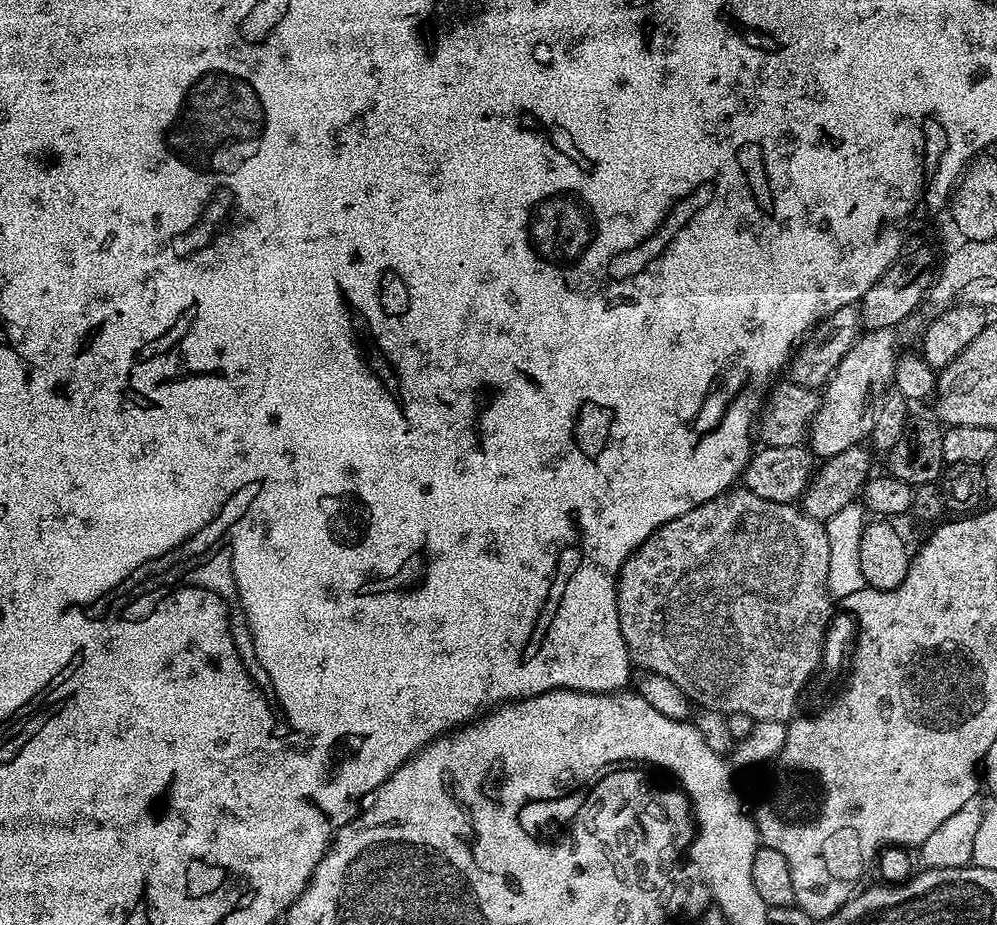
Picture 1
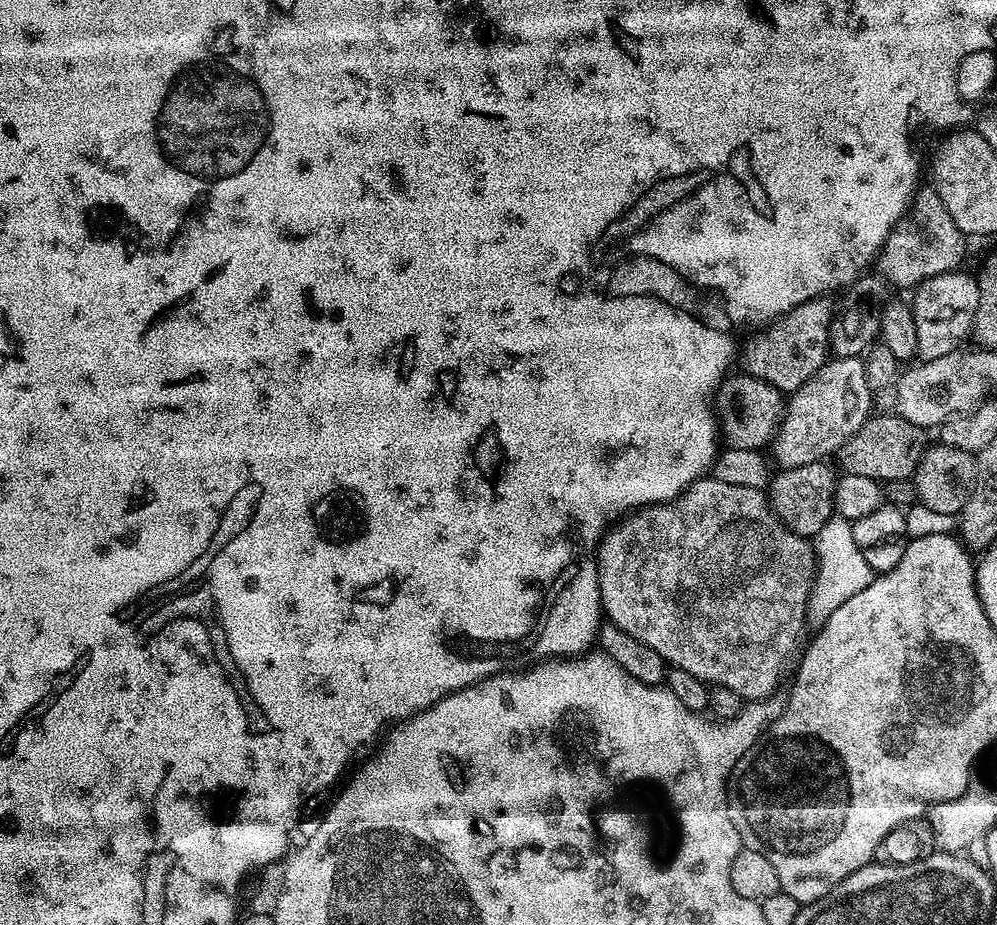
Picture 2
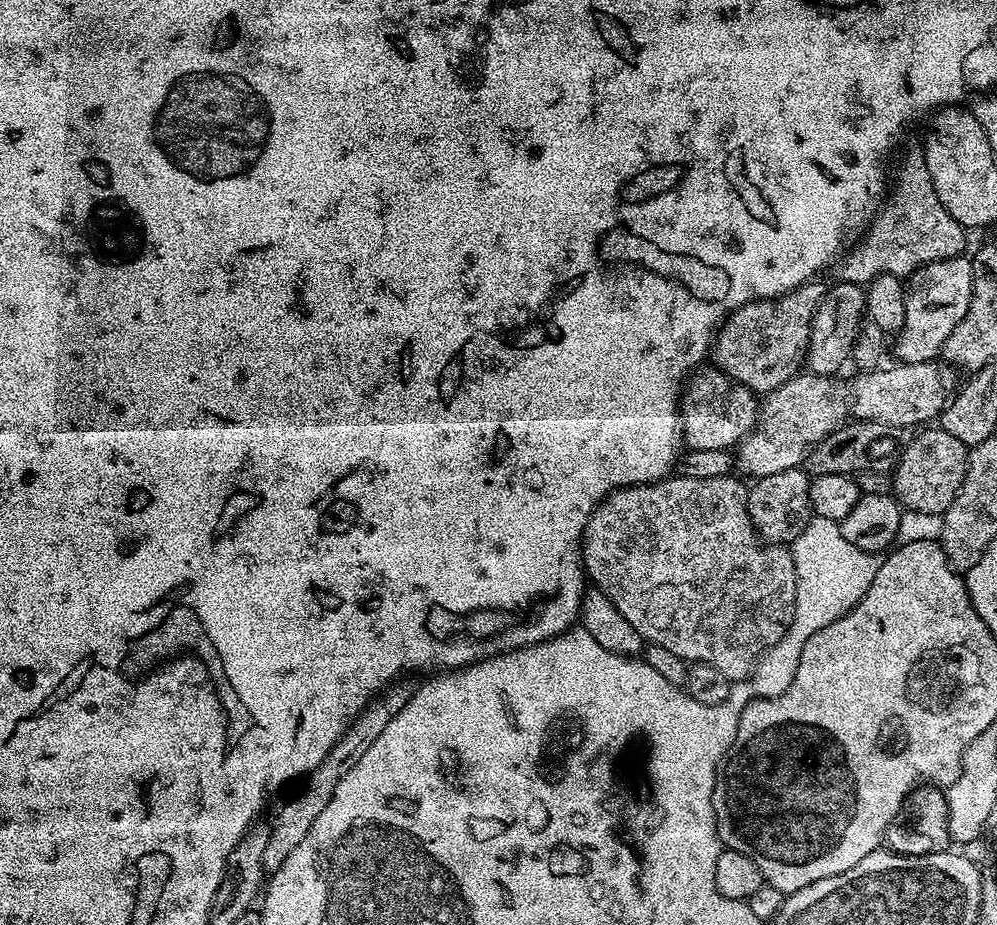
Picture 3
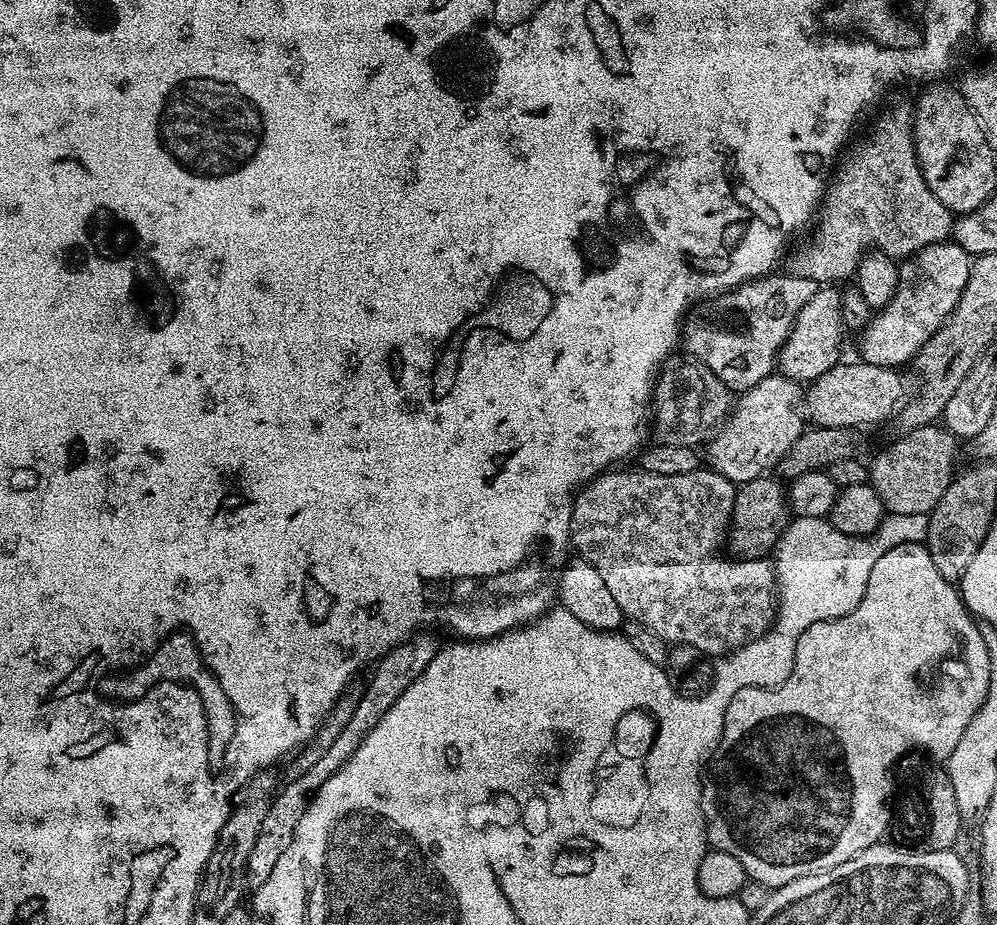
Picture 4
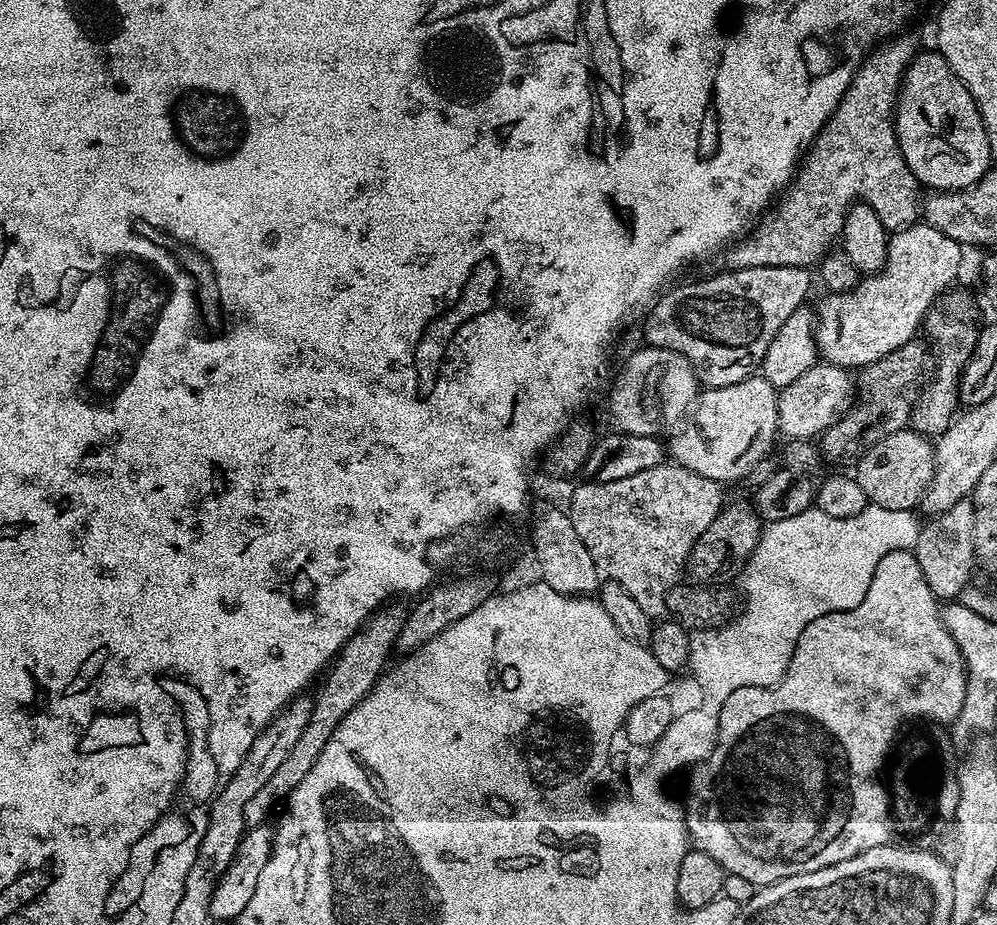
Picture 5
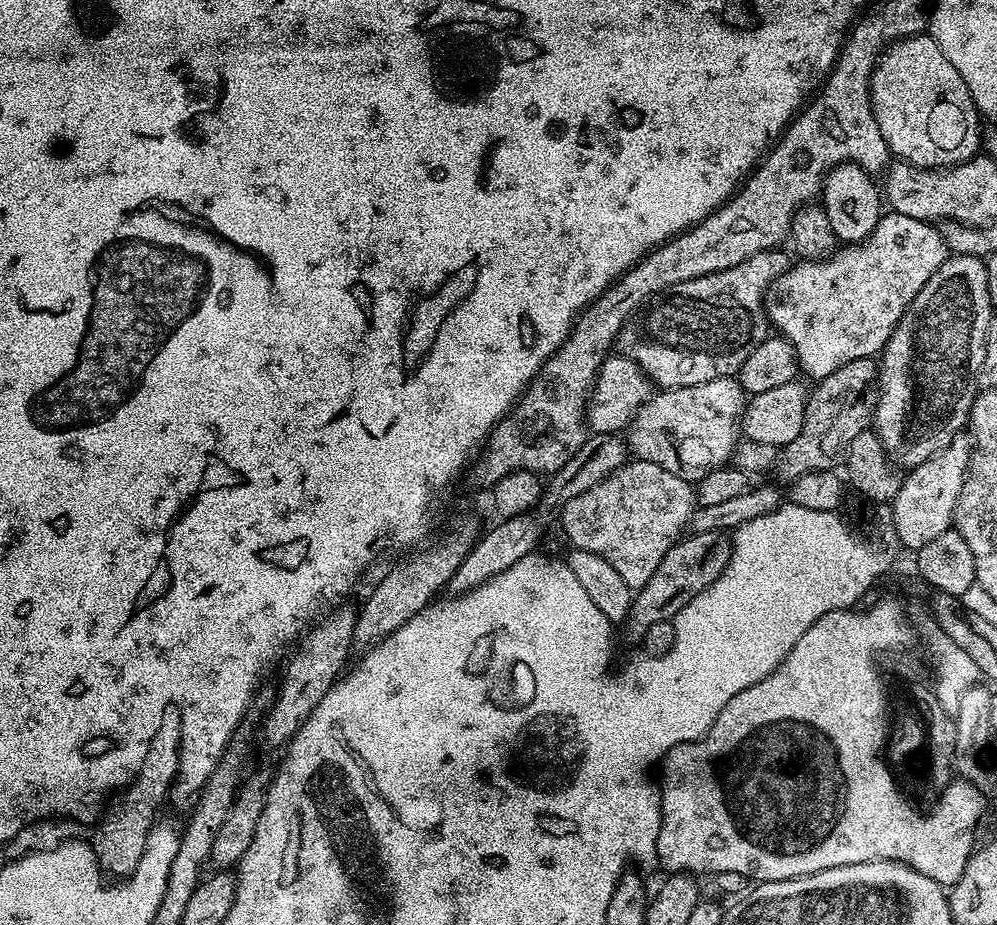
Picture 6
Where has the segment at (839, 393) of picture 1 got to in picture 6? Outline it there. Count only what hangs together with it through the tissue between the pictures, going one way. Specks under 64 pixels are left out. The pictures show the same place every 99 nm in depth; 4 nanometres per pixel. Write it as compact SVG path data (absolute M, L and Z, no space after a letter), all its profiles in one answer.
M723 376L698 386L657 391L636 411L626 429L628 451L635 459L654 462L689 482L725 467L742 436L746 393L739 379Z

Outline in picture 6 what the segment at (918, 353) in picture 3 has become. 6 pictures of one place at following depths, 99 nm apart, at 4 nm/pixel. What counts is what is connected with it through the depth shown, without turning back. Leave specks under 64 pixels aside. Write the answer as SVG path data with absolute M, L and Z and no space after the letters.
M889 211L881 215L878 226L874 226L871 234L857 244L844 244L823 259L801 259L798 264L789 266L768 287L768 293L764 296L768 323L794 346L799 371L812 376L813 381L821 380L846 366L846 362L875 357L883 352L902 314L910 302L914 302L918 290L930 282L930 274L934 274L934 270L938 270L949 255L948 247L940 237L939 227L926 220Z

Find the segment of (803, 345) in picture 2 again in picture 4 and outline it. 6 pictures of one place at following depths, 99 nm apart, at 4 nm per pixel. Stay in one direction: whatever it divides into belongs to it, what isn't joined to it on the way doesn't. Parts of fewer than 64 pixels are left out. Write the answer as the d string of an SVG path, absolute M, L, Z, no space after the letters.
M769 274L760 276L757 280L747 280L745 284L740 284L736 288L730 289L728 292L722 292L719 296L710 296L707 300L701 300L693 303L688 309L682 321L682 344L685 344L687 355L696 357L697 360L703 362L710 370L714 370L714 374L726 385L733 393L739 394L745 392L750 386L754 386L758 382L762 382L762 378L773 375L774 369L778 364L780 347L786 342L786 338L790 334L790 330L794 326L794 318L798 314L798 310L802 310L802 306L806 306L806 302L810 302L810 298L814 298L816 285L810 278L798 278L797 276L789 276L787 274Z

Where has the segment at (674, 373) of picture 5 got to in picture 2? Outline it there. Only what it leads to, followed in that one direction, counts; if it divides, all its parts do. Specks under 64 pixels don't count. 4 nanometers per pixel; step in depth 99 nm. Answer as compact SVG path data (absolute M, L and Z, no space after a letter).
M747 374L729 375L720 385L718 422L722 427L723 443L729 448L754 450L763 449L764 444L771 445L784 419L785 411L785 397L764 380L757 380L756 377Z

